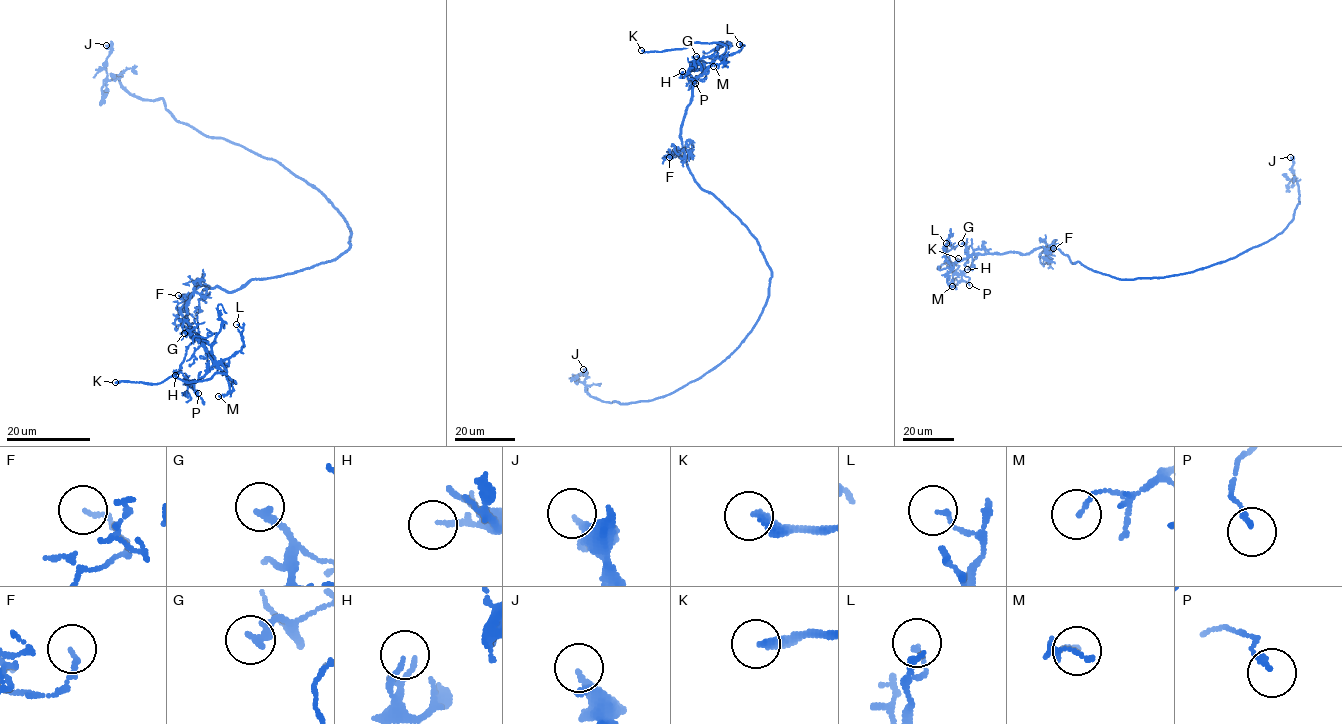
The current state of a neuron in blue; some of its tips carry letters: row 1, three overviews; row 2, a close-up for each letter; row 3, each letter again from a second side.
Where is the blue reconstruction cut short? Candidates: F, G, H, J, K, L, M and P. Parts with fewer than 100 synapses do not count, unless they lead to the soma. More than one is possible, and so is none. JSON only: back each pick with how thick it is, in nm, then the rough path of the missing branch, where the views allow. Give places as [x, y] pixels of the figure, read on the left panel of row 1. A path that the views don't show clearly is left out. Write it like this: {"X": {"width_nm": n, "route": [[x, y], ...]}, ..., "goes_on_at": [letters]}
{"K": {"width_nm": 260, "route": [[115, 382], [84, 385], [82, 391]]}, "goes_on_at": ["K"]}

